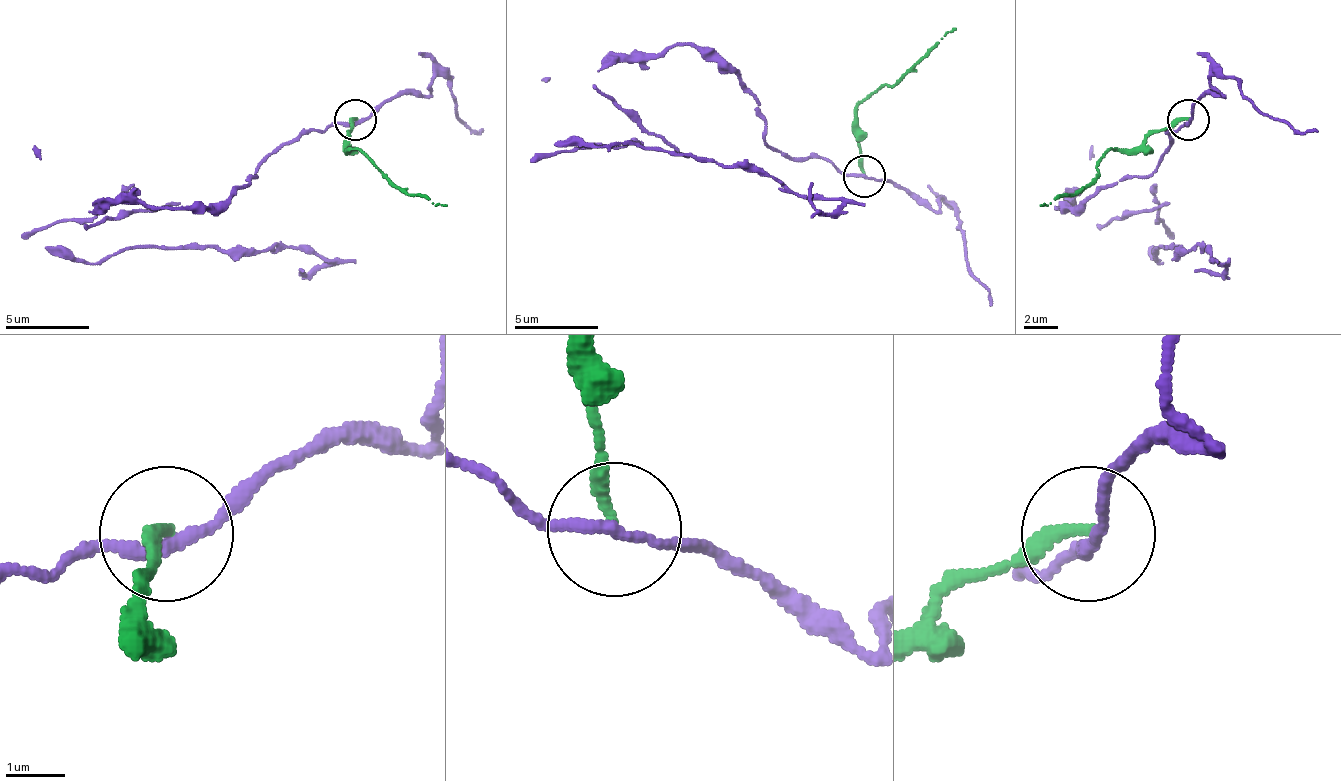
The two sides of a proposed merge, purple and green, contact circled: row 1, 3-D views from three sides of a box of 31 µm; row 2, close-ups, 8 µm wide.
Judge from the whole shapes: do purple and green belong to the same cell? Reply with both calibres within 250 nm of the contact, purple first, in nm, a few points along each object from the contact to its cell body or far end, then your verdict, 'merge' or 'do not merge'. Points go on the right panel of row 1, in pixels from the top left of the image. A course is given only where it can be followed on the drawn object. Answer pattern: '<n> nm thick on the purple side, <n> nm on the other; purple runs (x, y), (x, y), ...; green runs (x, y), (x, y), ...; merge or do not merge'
190 nm thick on the purple side, 200 nm on the other; purple runs (1187, 123), (1145, 177), (1057, 206), (1153, 202), (1158, 265), (1224, 269), (1195, 269); green runs (1187, 119), (1153, 131), (1137, 148), (1120, 148), (1099, 160), (1087, 185), (1041, 206); do not merge

